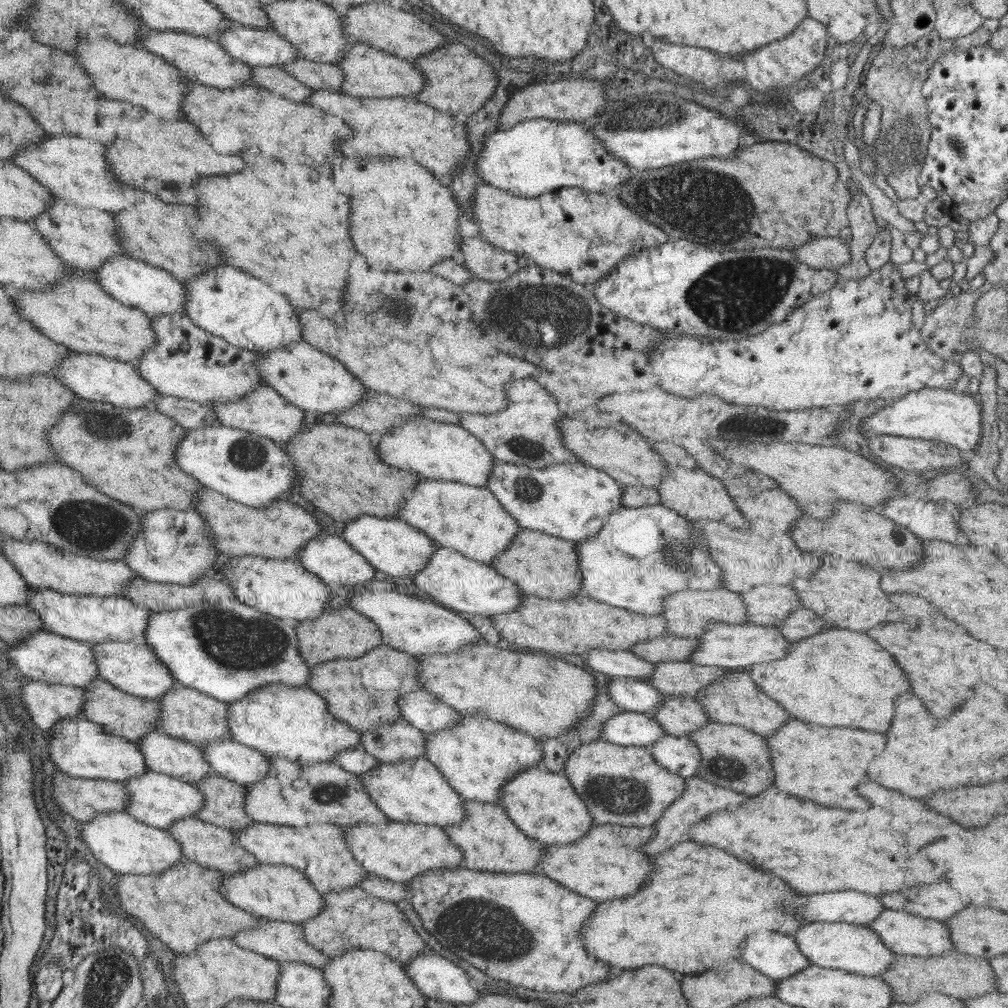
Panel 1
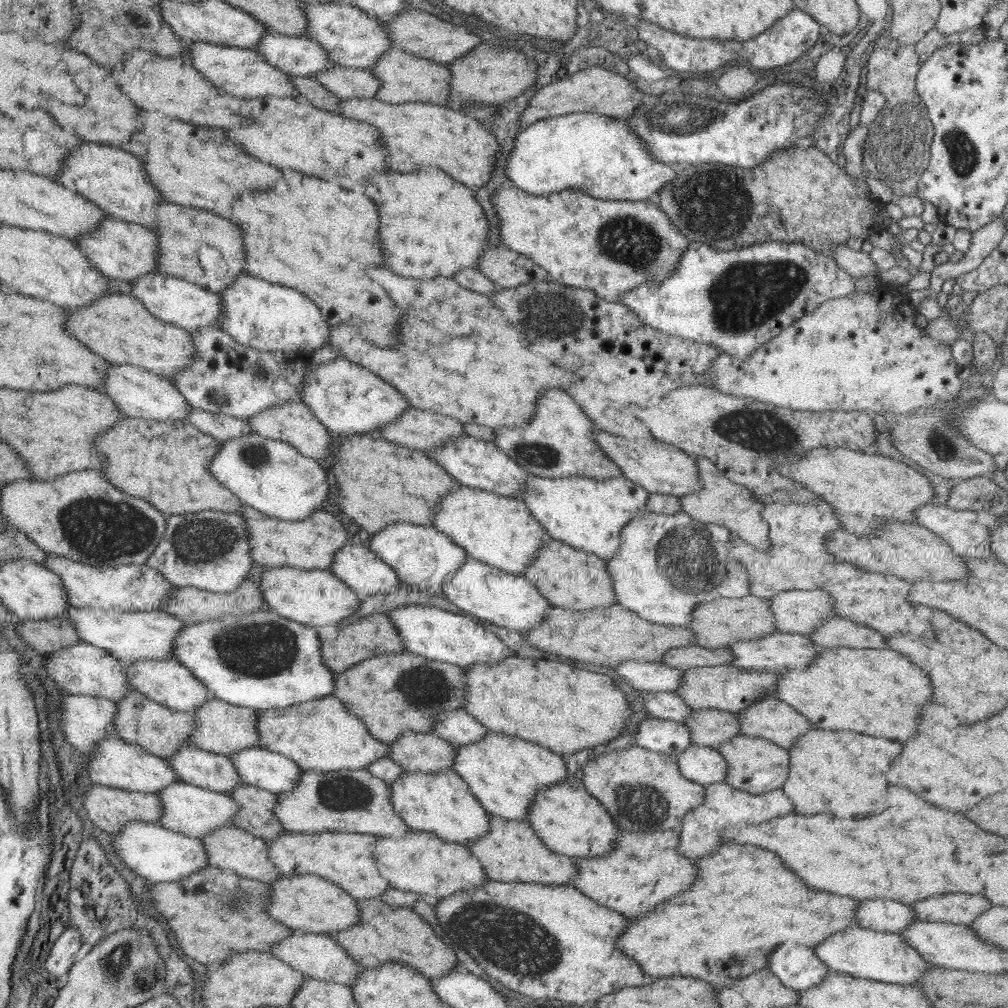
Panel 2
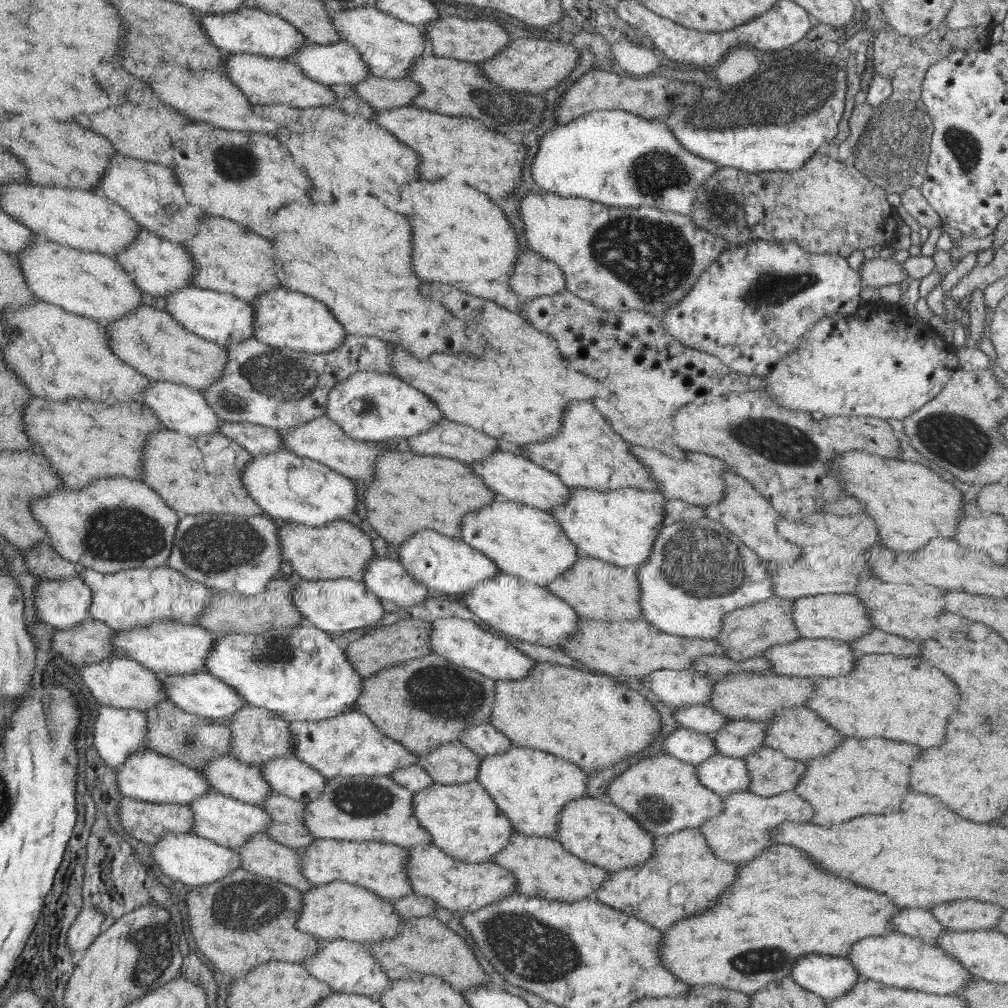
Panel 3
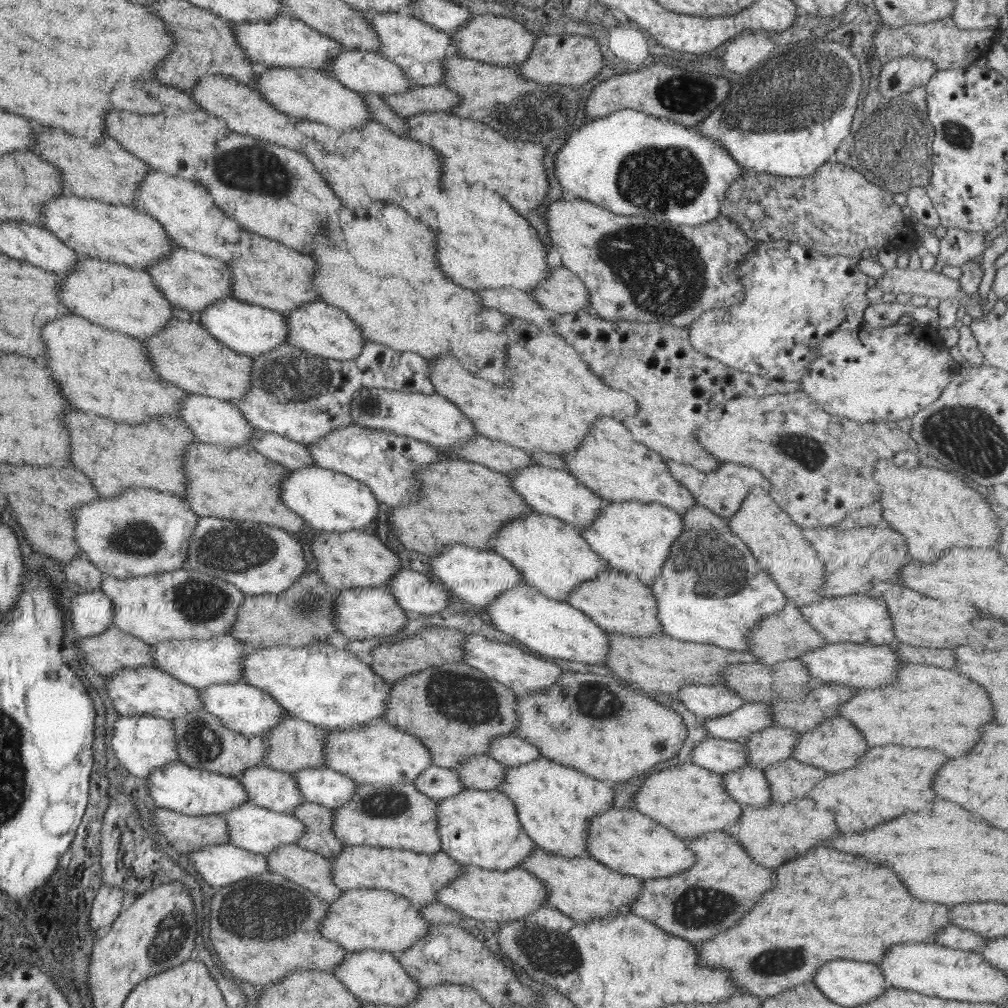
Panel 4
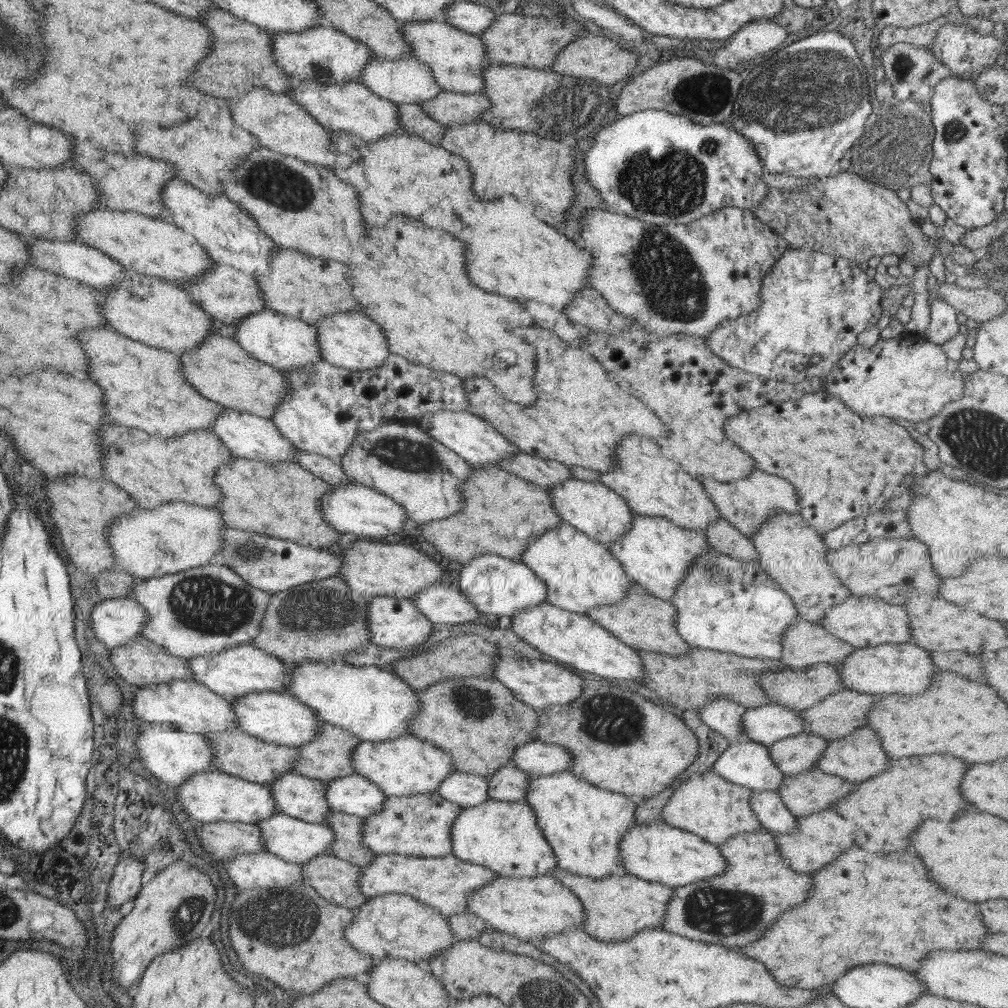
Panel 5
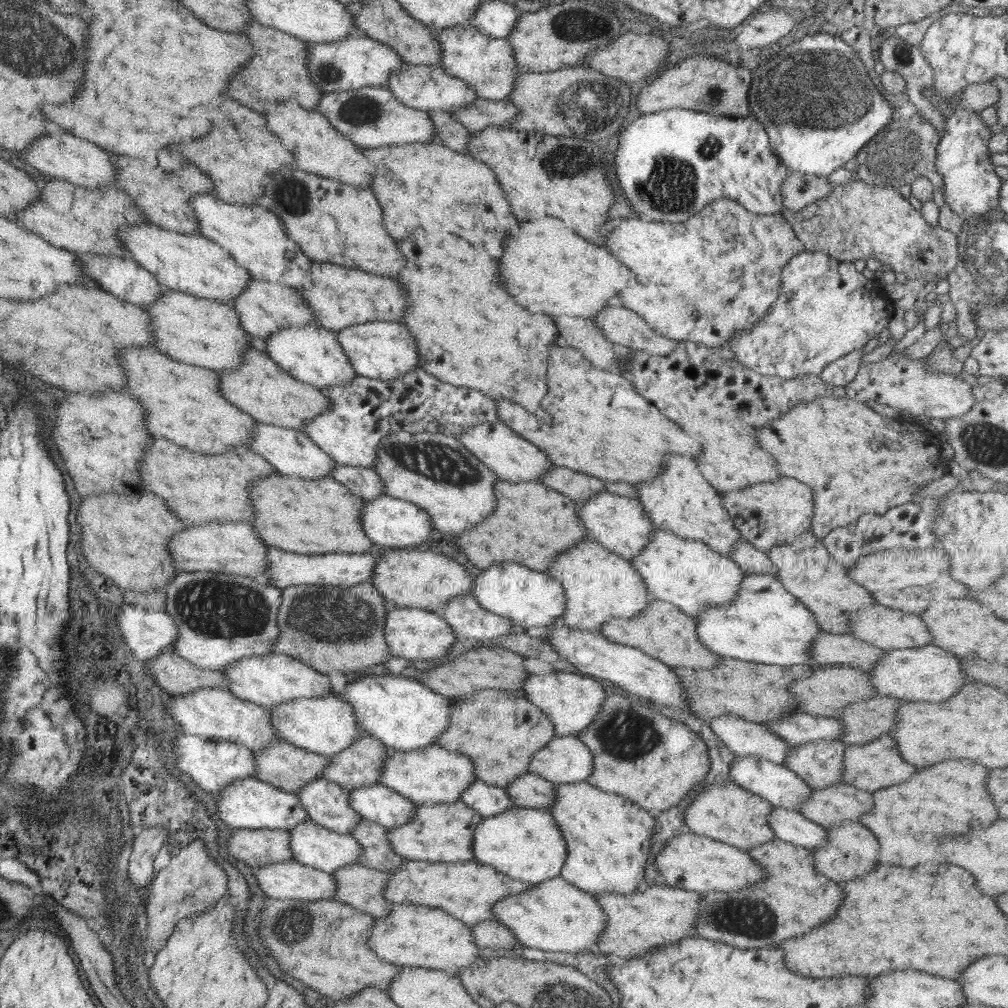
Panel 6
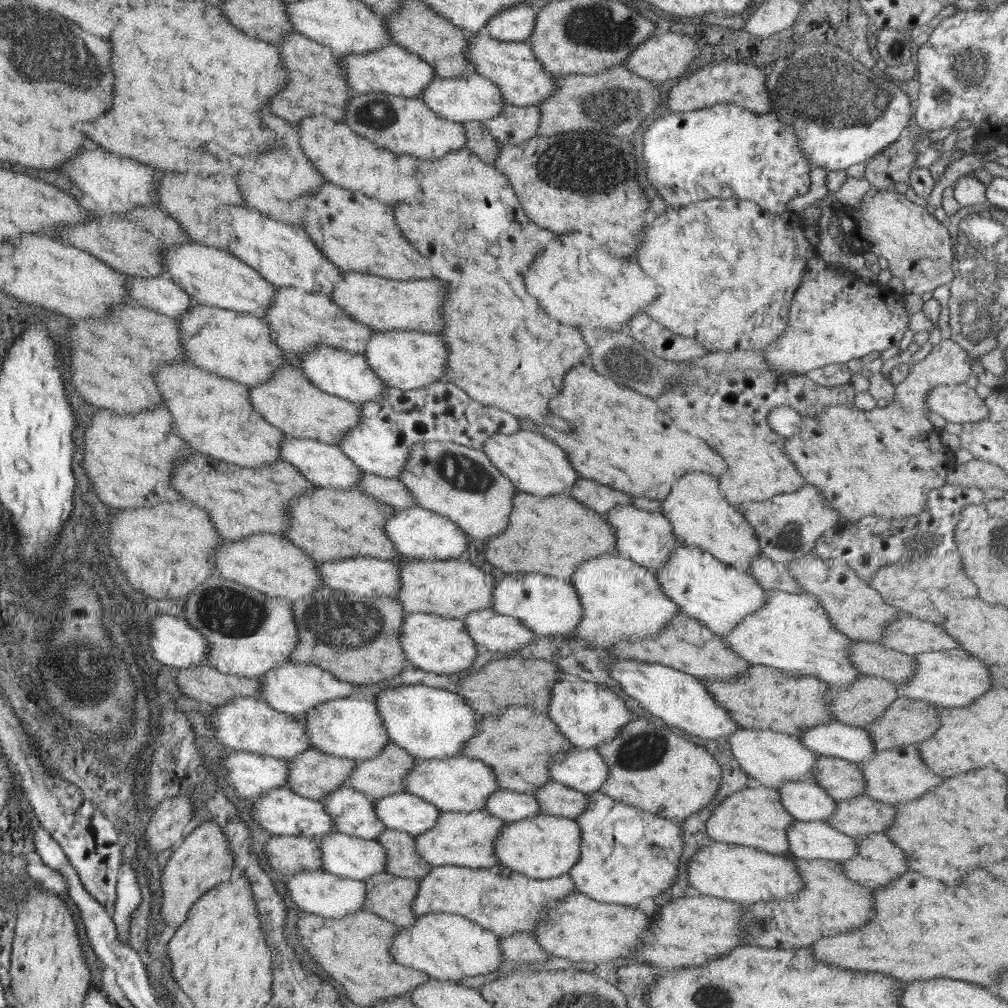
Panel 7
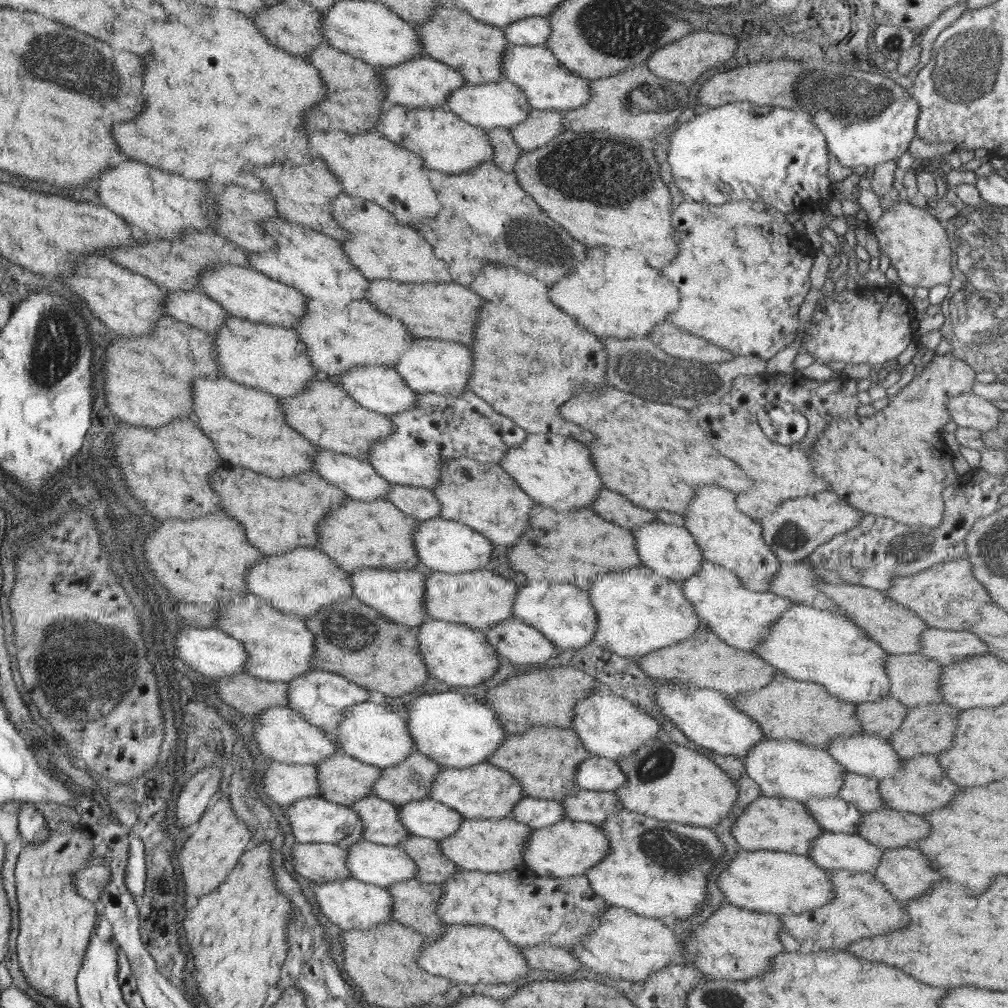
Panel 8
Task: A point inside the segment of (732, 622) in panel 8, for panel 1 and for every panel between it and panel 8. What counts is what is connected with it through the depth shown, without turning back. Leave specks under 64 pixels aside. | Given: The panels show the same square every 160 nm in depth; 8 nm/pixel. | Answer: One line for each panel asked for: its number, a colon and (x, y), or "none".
1: (572, 500)
2: (587, 513)
3: (620, 526)
4: (631, 536)
5: (656, 553)
6: (689, 574)
7: (719, 596)

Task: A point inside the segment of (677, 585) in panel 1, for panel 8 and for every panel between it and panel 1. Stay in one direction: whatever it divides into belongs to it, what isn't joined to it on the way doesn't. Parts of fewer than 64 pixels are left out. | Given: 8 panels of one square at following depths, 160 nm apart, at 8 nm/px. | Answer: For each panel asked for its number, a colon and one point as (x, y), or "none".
2: (667, 563)
3: (699, 571)
4: (712, 589)
5: (723, 604)
6: (765, 624)
7: (792, 632)
8: (807, 644)

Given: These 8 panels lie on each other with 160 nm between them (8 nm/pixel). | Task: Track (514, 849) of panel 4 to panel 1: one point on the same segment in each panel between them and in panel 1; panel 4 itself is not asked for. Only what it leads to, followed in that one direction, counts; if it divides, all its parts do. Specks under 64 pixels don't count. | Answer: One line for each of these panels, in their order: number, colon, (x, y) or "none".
1: (415, 791)
2: (441, 803)
3: (463, 819)

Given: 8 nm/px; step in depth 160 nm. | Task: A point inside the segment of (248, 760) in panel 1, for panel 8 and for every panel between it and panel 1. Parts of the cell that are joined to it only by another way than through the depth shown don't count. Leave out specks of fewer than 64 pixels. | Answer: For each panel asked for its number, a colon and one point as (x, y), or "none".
2: (274, 772)
3: (289, 776)
4: (321, 785)
5: (355, 794)
6: (376, 802)
7: (402, 811)
8: (428, 818)

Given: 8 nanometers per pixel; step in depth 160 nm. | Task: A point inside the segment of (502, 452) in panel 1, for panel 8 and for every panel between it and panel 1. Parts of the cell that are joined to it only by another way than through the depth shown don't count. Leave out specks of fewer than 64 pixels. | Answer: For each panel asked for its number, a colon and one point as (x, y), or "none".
2: (558, 440)
3: (587, 452)
4: (609, 461)
5: (653, 484)
6: (680, 499)
7: (700, 515)
8: (727, 537)

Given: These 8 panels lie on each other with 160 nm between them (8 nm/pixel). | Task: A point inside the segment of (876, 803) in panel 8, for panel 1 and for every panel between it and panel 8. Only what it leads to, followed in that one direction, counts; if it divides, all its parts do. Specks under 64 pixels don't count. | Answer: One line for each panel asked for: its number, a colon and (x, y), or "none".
1: (680, 716)
2: (709, 727)
3: (739, 738)
4: (774, 744)
5: (794, 755)
6: (821, 763)
7: (842, 779)

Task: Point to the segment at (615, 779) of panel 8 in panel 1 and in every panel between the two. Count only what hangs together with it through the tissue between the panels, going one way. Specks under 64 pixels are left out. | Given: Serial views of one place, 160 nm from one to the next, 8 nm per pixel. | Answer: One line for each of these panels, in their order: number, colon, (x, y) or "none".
1: (423, 709)
2: (459, 728)
3: (485, 739)
4: (511, 750)
5: (536, 758)
6: (564, 760)
7: (583, 769)

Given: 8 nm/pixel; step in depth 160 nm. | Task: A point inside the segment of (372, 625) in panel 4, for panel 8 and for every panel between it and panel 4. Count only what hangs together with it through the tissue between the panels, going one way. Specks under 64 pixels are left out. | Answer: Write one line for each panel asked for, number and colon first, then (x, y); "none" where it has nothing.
5: (396, 623)
6: (415, 634)
7: (442, 645)
8: (455, 653)

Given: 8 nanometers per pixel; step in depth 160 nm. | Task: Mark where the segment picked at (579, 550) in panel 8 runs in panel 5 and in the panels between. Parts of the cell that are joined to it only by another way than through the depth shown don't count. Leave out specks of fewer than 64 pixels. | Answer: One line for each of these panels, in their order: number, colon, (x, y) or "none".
5: (502, 512)
6: (532, 524)
7: (554, 535)

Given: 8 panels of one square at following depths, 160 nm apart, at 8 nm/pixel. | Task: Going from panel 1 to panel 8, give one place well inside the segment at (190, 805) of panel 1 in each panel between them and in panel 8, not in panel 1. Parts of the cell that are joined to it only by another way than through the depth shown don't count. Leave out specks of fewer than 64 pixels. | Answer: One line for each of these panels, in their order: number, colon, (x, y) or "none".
2: (191, 810)
3: (228, 821)
4: (254, 828)
5: (292, 839)
6: (312, 844)
7: (348, 856)
8: (377, 864)

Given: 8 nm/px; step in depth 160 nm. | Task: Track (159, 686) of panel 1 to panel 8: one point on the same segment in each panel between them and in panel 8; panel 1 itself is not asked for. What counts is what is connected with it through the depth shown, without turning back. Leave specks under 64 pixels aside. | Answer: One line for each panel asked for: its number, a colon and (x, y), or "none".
2: (167, 682)
3: (203, 694)
4: (244, 708)
5: (280, 718)
6: (326, 725)
7: (351, 728)
8: (371, 732)

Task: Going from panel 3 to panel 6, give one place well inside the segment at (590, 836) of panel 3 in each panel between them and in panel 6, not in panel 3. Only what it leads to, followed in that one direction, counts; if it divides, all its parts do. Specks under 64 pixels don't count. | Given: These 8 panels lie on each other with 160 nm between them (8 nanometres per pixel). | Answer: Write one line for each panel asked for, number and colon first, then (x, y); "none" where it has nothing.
4: (629, 842)
5: (657, 852)
6: (691, 862)

